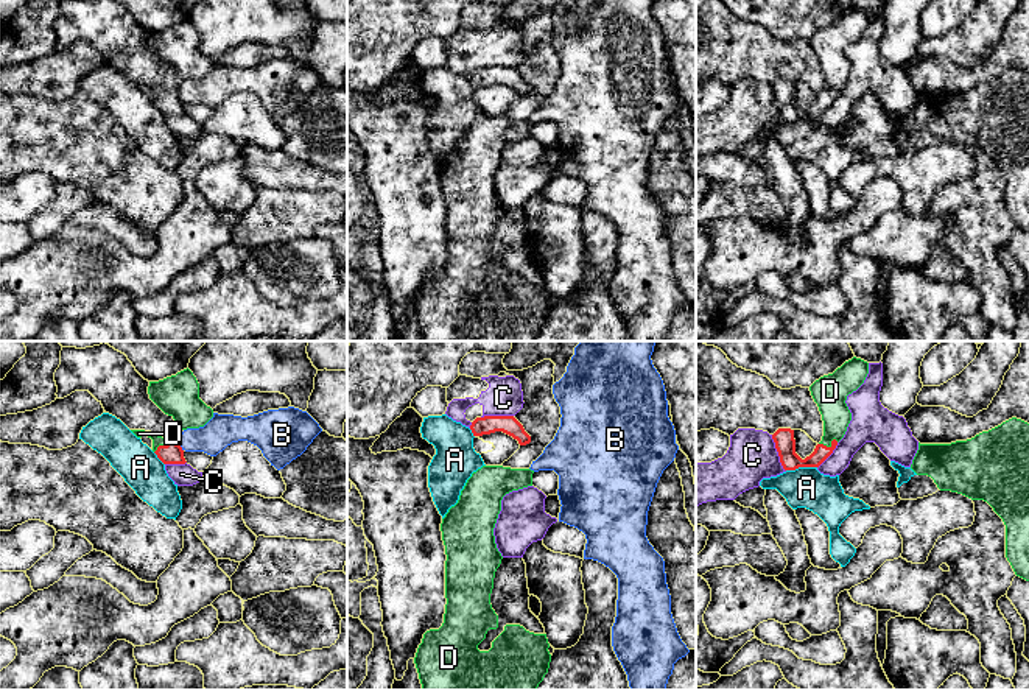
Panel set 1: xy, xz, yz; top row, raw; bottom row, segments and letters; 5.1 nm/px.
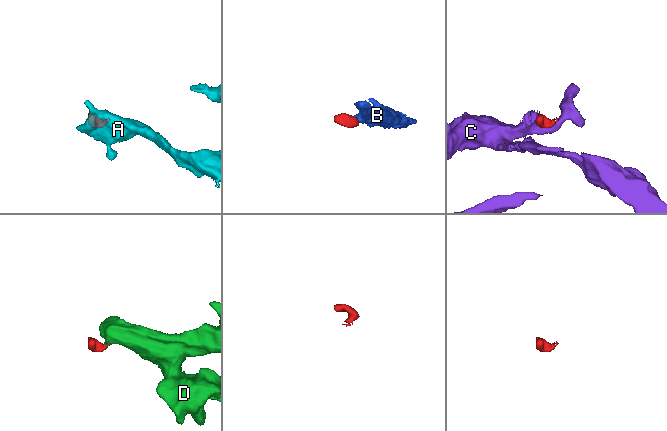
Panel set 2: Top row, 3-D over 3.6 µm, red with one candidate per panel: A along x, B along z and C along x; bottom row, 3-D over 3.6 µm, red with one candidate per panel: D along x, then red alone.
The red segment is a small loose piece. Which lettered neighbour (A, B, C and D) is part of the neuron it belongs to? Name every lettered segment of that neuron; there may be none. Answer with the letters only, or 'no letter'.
D

